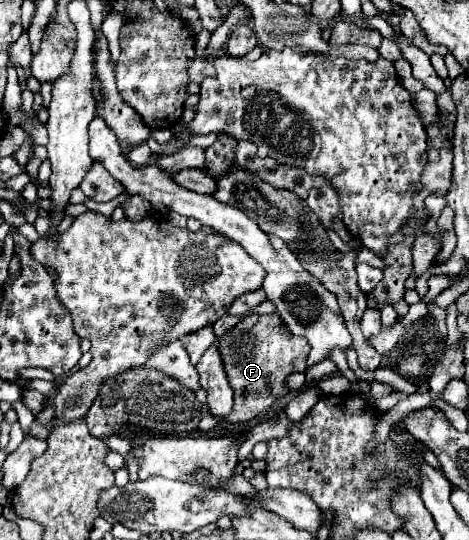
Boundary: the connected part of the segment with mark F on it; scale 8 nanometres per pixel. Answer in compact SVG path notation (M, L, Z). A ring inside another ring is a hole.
M267 314L267 316L247 316L243 322L239 322L233 330L229 330L225 336L219 338L221 350L223 350L223 362L225 370L229 374L229 384L235 392L235 406L233 412L226 417L214 417L207 410L200 420L200 432L213 430L219 422L239 424L239 408L241 408L241 422L251 422L257 416L263 416L271 410L271 406L289 394L287 378L295 372L305 370L307 354L309 354L309 342L305 338L293 336L279 314Z

